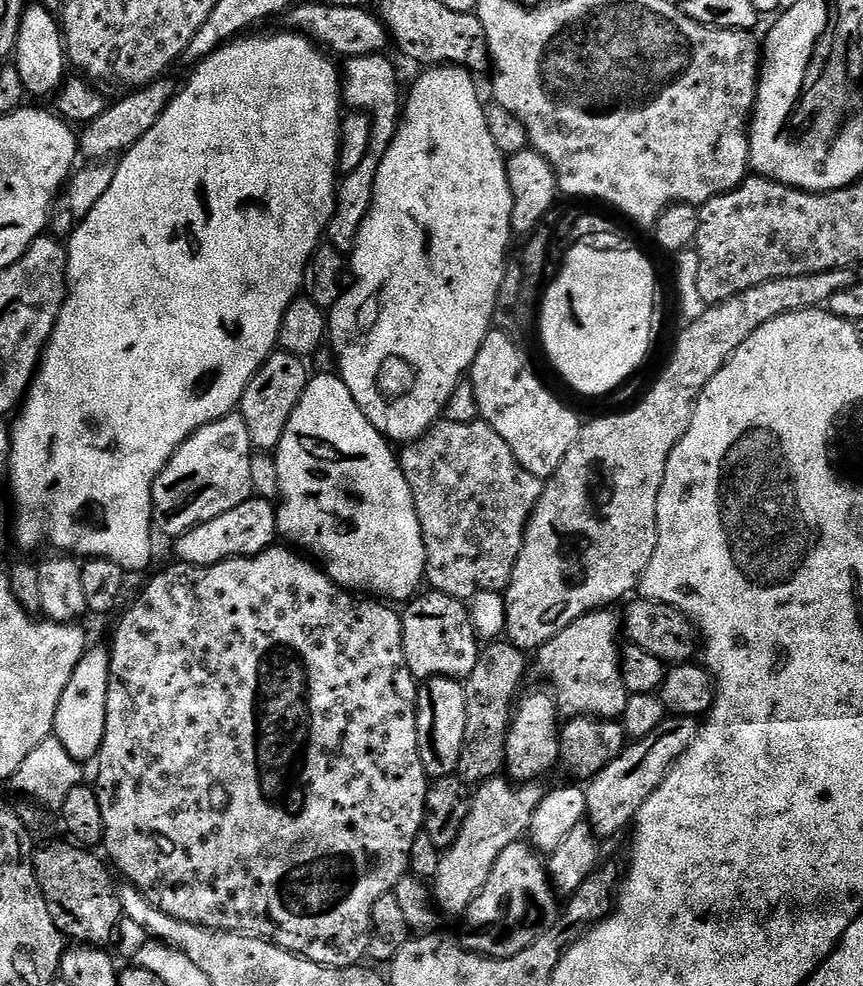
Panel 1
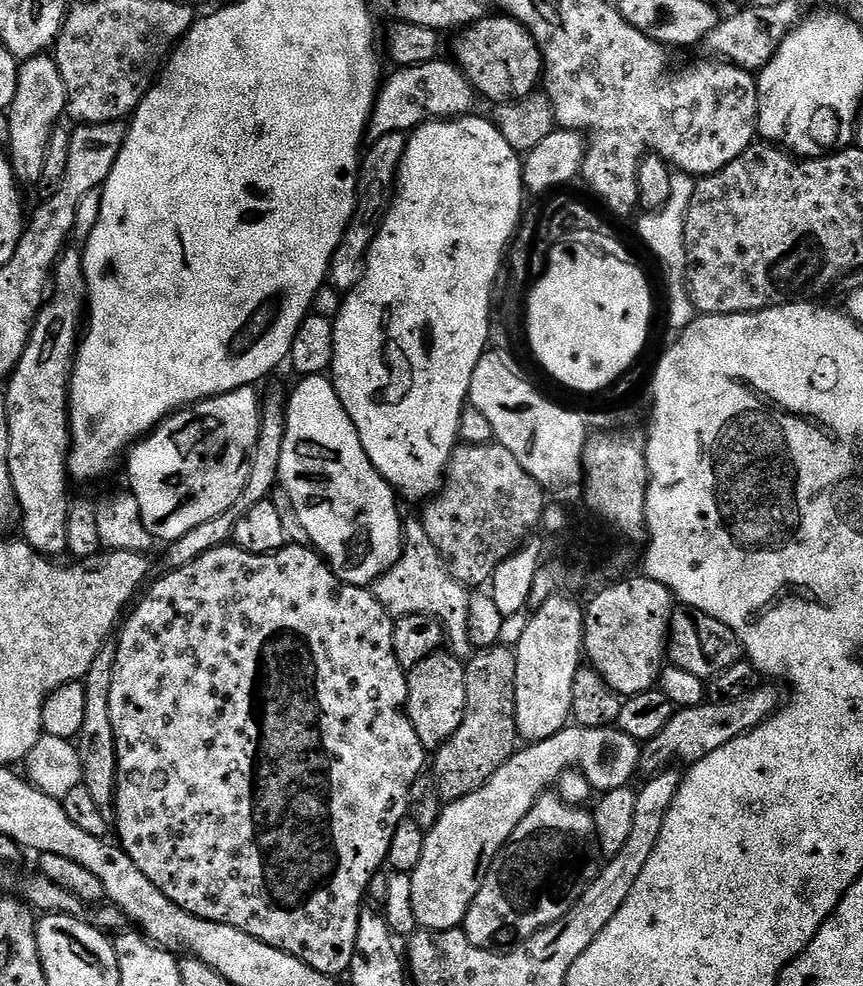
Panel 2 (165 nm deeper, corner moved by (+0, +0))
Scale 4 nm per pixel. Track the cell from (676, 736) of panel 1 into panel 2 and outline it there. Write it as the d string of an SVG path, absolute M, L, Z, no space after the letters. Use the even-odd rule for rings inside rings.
M776 682L765 683L754 694L746 694L738 698L738 702L713 699L697 708L681 708L673 714L670 722L653 740L647 741L640 749L640 772L655 774L671 768L677 762L685 760L691 766L706 758L706 754L714 754L714 750L722 750L729 742L734 742L742 734L752 732L760 724L771 720L782 707L780 700L781 685Z

